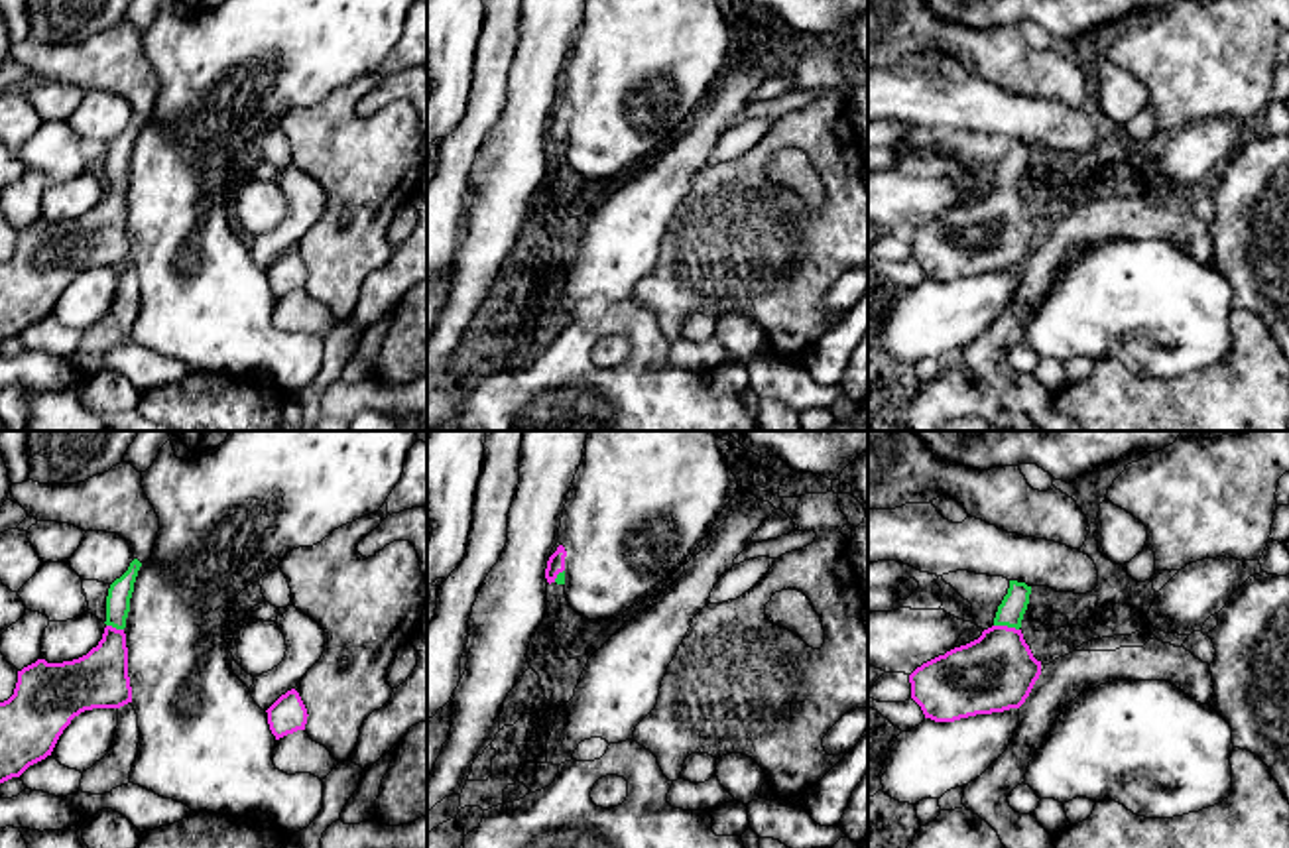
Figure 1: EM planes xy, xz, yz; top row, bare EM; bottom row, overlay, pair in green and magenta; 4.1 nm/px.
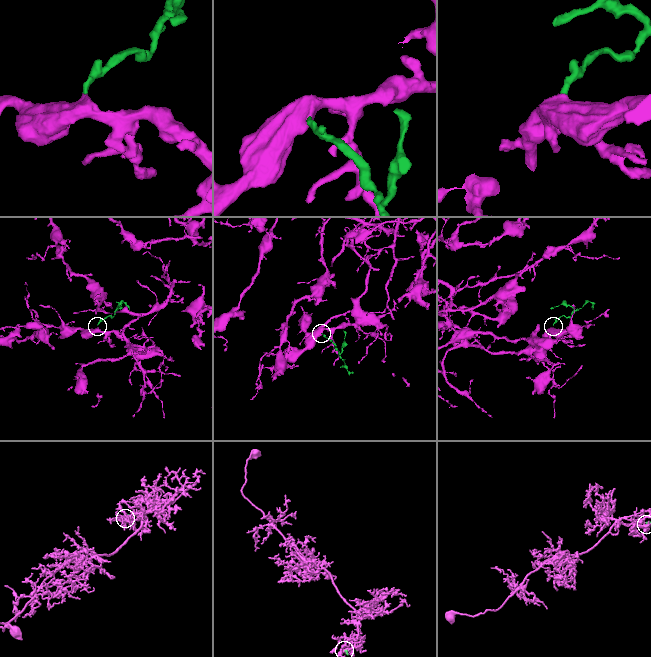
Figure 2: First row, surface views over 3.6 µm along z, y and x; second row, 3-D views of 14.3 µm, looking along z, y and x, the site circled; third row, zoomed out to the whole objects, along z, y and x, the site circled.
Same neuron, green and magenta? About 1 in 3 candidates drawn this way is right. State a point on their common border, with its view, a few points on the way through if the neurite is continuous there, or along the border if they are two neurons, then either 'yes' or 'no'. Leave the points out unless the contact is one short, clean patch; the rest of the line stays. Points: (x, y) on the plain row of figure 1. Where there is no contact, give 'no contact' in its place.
yz (1006, 183) | across yz (1010, 172), (1006, 183), (996, 231) | yes

